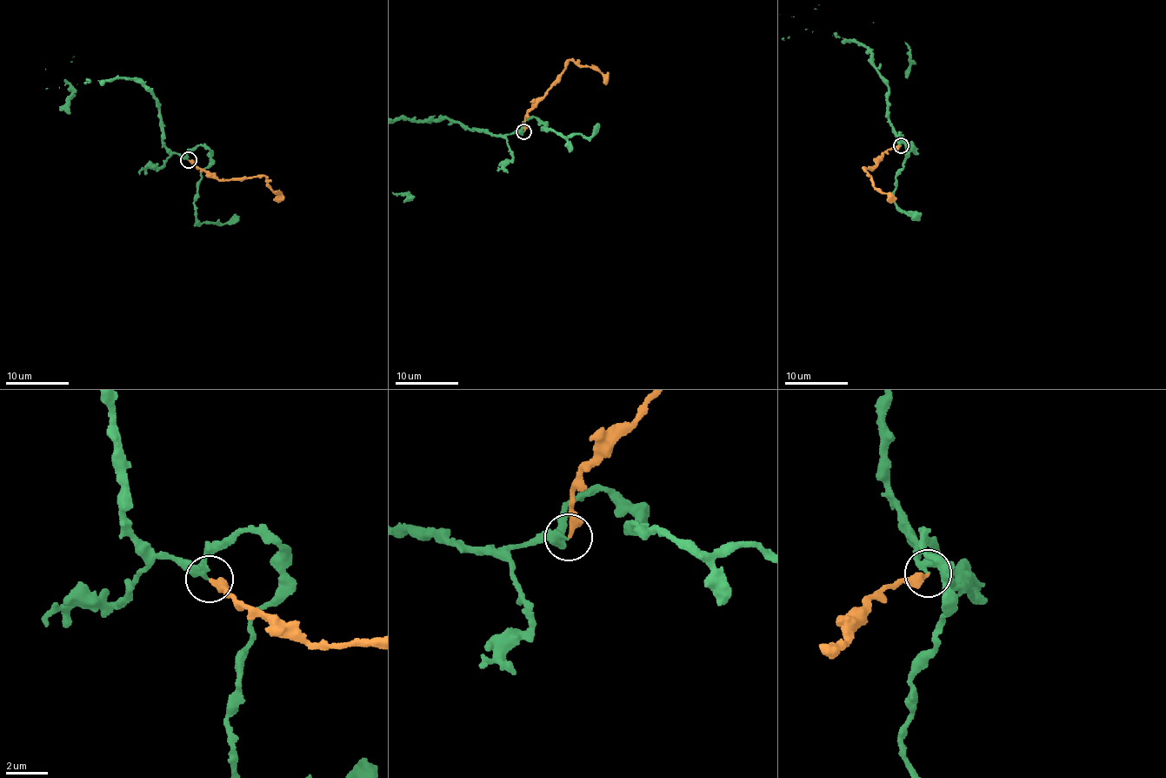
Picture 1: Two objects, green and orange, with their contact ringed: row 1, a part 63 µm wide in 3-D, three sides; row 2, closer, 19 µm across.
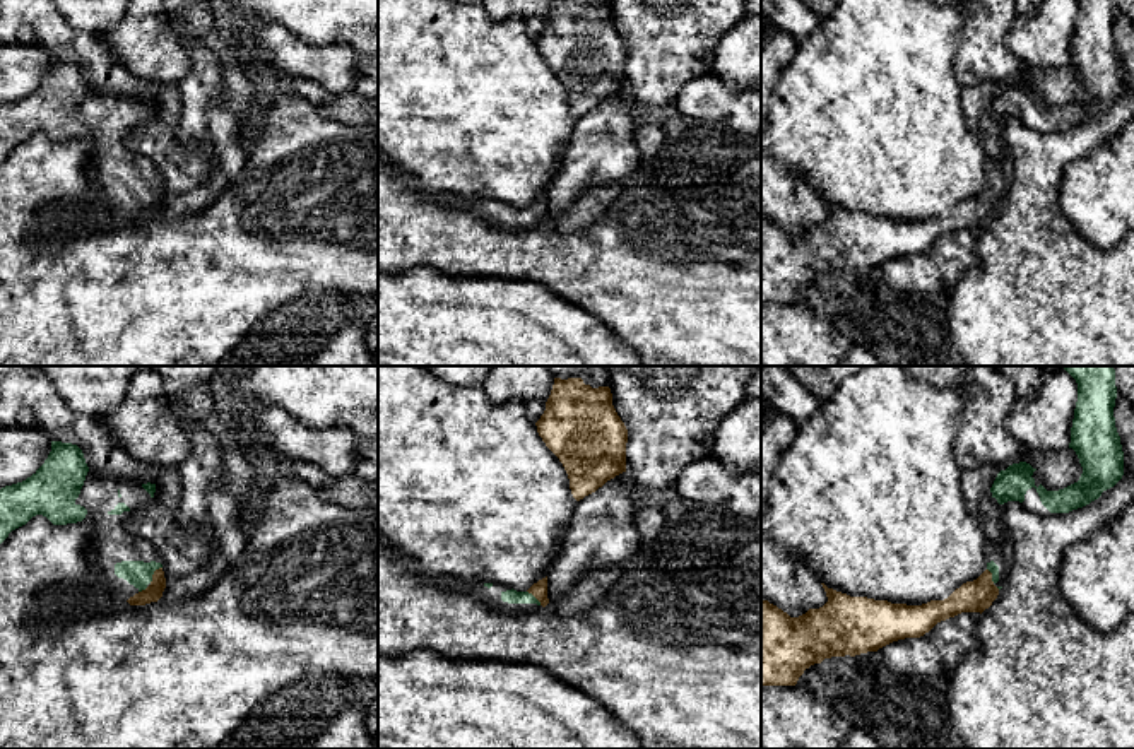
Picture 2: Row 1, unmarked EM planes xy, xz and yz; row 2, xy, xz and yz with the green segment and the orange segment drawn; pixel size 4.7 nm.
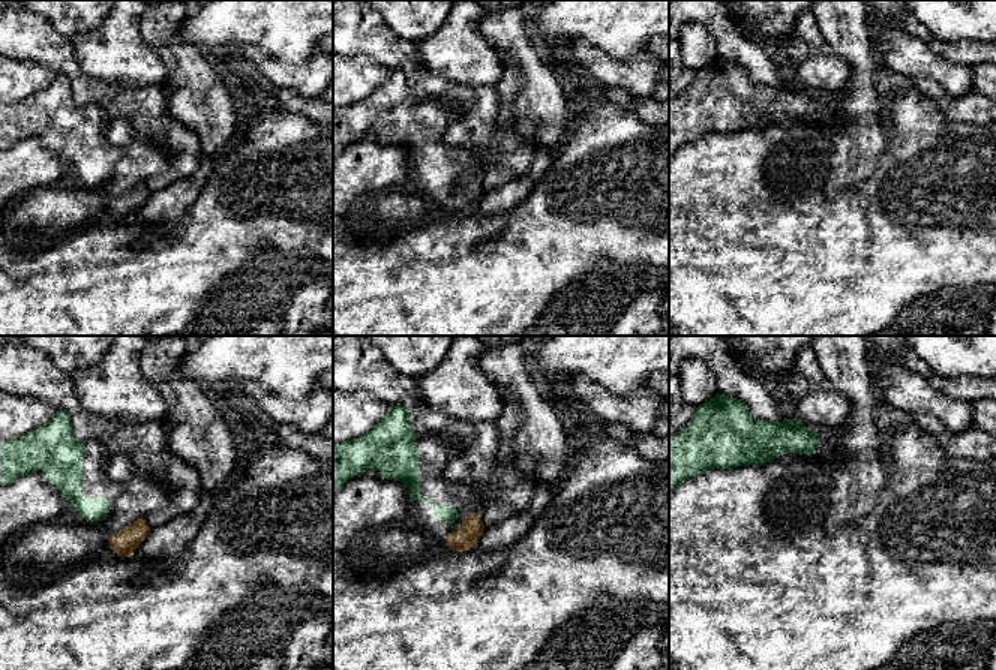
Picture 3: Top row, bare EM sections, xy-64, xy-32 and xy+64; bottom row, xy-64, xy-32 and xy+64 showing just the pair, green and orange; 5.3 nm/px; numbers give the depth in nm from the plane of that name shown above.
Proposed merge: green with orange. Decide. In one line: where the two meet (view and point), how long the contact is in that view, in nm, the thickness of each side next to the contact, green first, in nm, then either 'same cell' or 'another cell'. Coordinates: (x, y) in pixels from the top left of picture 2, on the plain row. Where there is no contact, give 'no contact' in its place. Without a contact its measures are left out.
contact xy (153, 190); length 100 nm; calibres 120 and 80 nm; same cell

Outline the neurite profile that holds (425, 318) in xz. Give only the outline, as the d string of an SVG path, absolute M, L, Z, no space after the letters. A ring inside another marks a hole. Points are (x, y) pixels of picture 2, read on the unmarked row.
M431 267L395 275L378 268L378 366L643 366L638 354L594 315L539 282L450 277Z

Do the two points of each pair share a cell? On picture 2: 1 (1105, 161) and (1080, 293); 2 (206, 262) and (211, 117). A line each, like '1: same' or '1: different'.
1: different
2: different

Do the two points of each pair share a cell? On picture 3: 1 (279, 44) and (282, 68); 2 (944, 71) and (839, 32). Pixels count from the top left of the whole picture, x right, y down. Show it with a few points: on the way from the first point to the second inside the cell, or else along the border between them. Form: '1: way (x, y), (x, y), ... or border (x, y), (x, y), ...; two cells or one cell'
1: border (248, 45), (300, 62), (315, 54); two cells
2: border (873, 45), (879, 60); two cells

